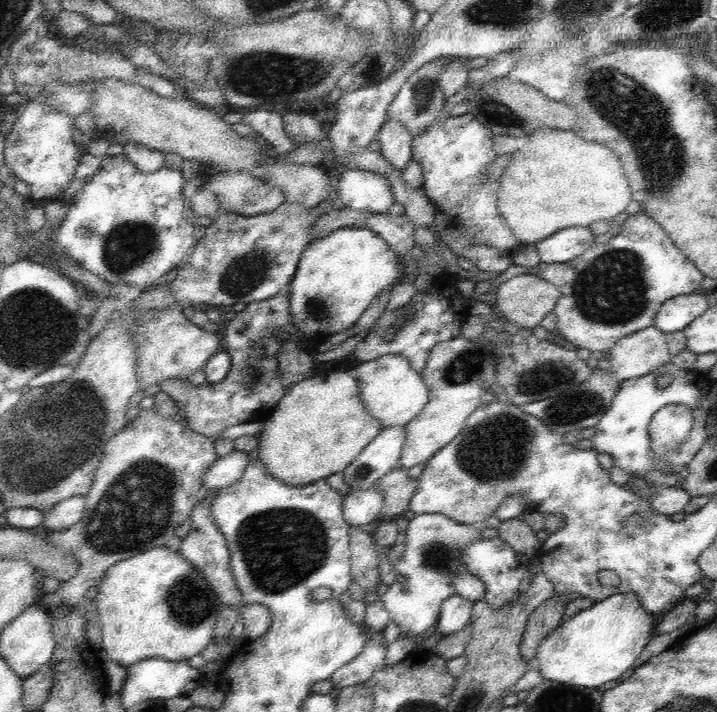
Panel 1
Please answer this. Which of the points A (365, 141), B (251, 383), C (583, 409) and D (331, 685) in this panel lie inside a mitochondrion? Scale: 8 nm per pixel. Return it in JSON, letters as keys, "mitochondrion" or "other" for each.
{"A":"other","B":"mitochondrion","C":"mitochondrion","D":"other"}

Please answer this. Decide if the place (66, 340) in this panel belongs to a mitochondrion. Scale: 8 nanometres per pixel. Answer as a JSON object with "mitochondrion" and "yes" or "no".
{"mitochondrion":"yes"}

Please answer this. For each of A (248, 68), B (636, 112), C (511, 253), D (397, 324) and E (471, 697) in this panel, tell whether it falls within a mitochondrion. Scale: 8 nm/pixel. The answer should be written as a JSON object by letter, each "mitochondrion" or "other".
{"A":"mitochondrion","B":"mitochondrion","C":"other","D":"mitochondrion","E":"mitochondrion"}

